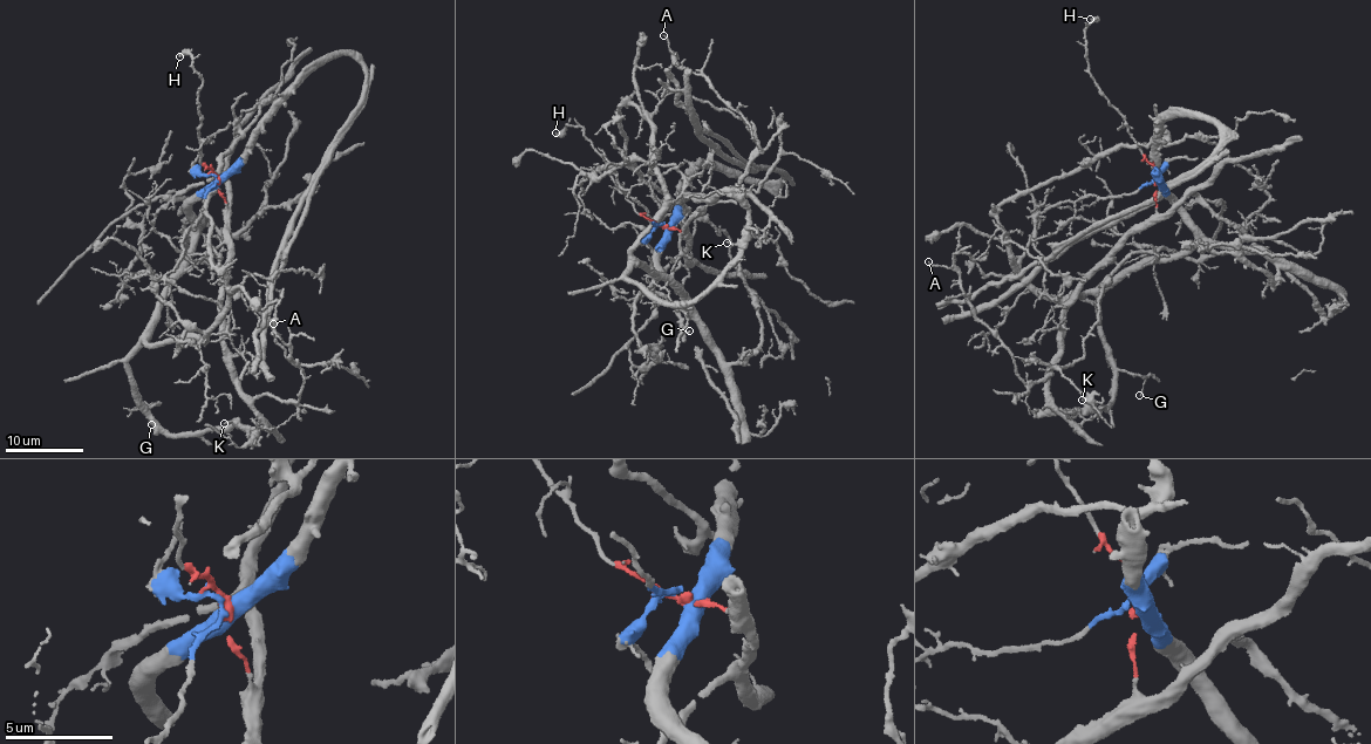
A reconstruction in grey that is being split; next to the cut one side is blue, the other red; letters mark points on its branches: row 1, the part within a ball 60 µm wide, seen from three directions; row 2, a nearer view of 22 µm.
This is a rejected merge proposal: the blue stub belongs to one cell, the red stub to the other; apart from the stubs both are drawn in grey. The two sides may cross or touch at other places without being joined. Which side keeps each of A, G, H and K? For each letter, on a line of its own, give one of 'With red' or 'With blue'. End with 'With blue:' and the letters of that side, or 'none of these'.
A: With red
G: With blue
H: With red
K: With blue
With blue: G, K

